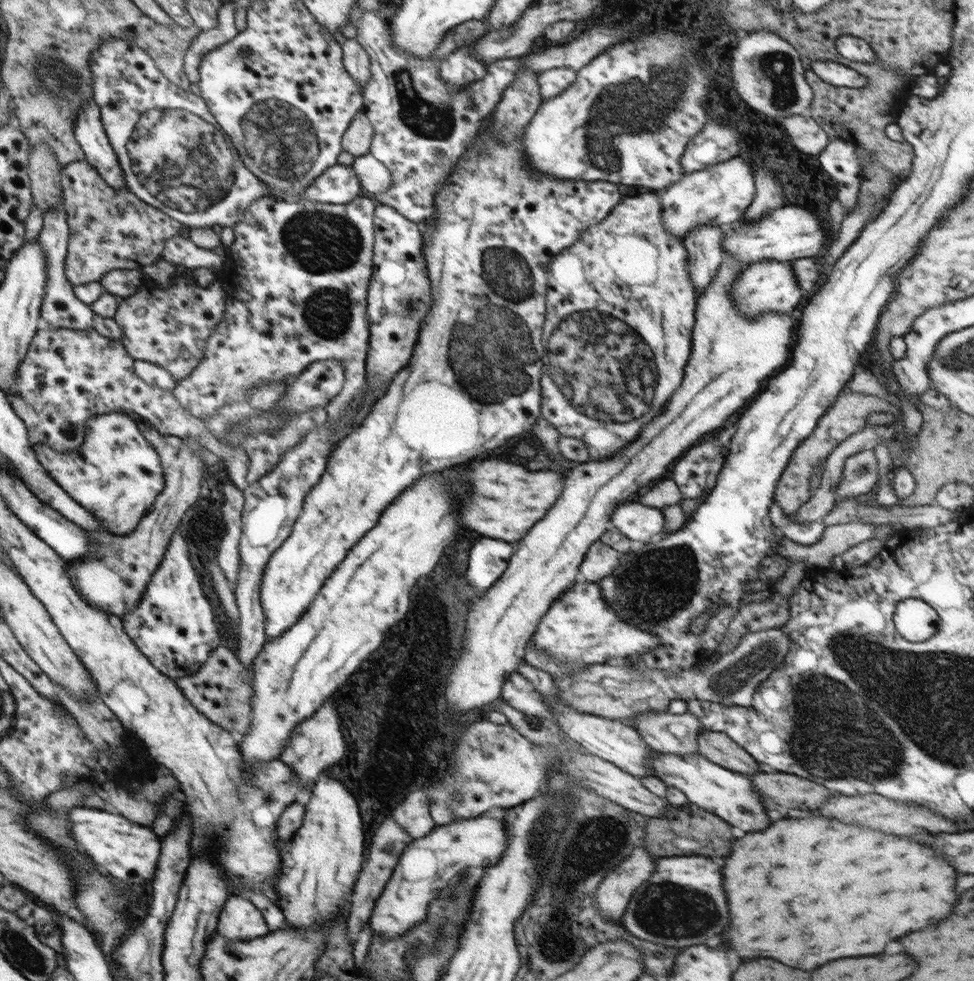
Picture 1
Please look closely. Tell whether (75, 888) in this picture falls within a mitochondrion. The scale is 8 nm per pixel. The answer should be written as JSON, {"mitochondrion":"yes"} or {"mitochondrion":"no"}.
{"mitochondrion":"no"}

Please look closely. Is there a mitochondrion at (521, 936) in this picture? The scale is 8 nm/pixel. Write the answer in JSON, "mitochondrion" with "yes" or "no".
{"mitochondrion":"no"}

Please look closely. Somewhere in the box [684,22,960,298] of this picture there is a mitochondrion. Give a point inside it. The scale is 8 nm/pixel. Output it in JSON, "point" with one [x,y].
{"point":[777,67]}

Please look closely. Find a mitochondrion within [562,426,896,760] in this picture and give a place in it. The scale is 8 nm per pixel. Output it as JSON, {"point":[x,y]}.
{"point":[651,587]}

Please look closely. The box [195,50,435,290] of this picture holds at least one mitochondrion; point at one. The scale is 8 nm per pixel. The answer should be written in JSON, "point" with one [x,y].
{"point":[280,139]}

